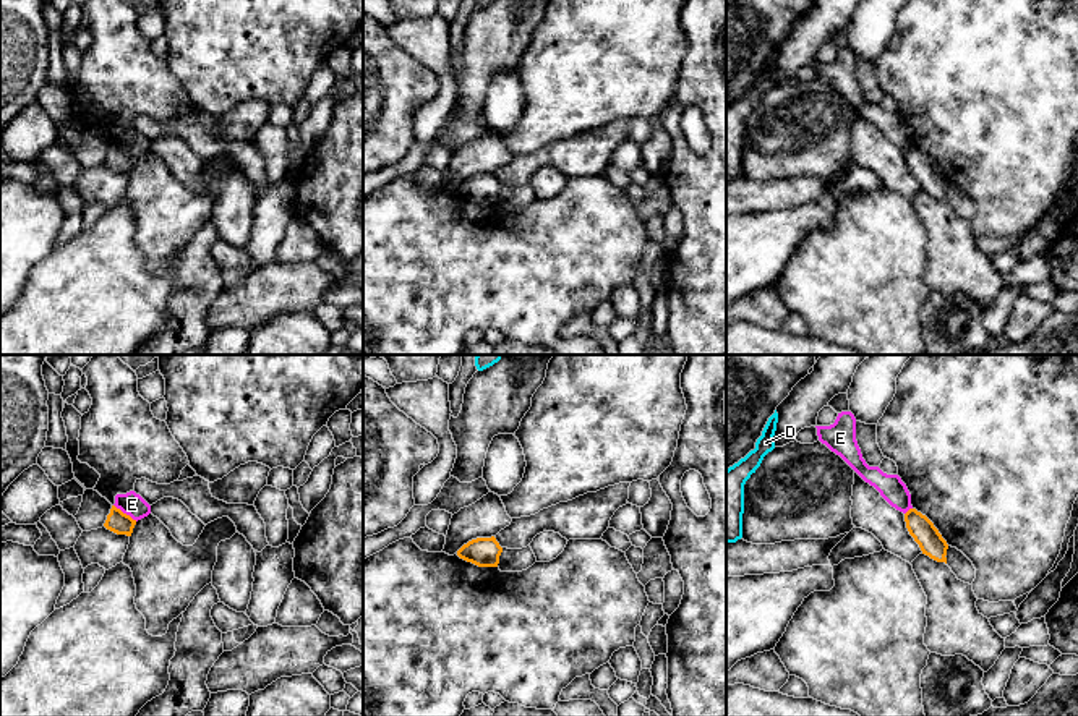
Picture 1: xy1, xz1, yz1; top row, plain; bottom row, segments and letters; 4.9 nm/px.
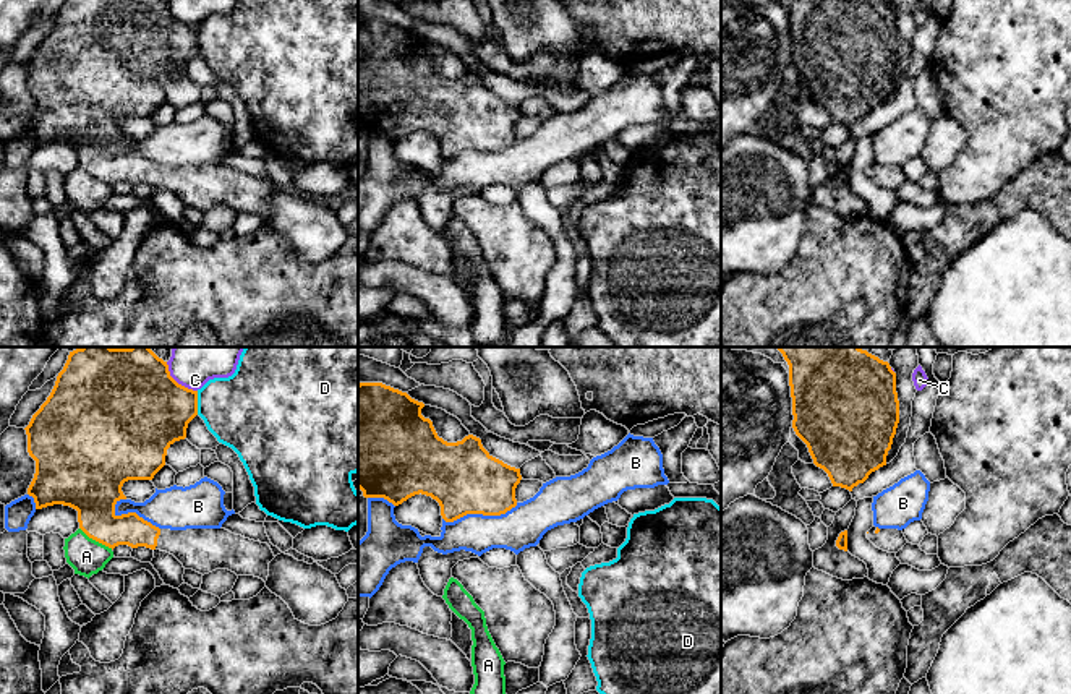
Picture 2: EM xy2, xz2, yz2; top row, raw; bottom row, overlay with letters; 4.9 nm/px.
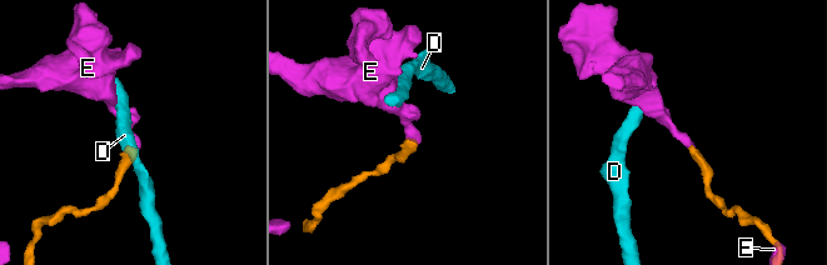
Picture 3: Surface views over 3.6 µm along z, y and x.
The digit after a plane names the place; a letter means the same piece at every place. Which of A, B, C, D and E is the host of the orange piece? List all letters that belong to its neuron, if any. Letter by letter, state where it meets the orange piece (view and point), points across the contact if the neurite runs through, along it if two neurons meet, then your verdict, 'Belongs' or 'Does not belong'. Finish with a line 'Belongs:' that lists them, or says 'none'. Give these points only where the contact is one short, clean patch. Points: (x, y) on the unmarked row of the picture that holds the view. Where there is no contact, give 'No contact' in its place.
A: Touches orange at xy2 (96, 177). Boundary: xy2 (80, 164), (89, 174), (112, 185). Does not belong
B: Touches orange at xz2 (480, 149). Does not belong
C: Touches orange at xy2 (177, 20). Does not belong
D: Touches orange at xy2 (196, 39). Boundary: xy2 (196, 28), (198, 51). Does not belong
E: Touches orange at xy1 (125, 151). Boundary: xy1 (114, 141), (136, 157). Does not belong
Belongs: none

